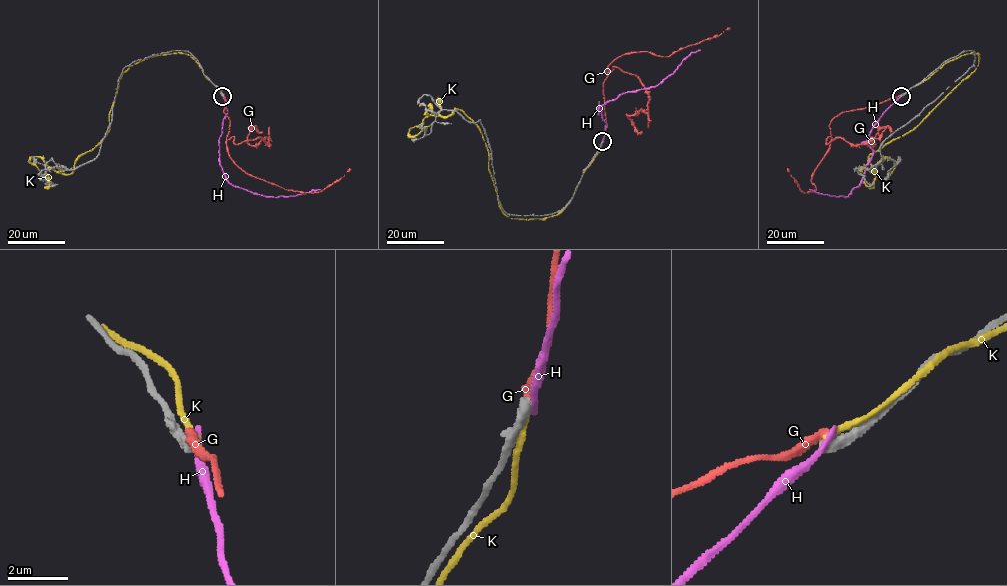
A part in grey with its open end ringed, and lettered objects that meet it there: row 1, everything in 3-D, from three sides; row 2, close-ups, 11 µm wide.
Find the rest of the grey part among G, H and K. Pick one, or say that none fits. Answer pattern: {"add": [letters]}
{"add": []}

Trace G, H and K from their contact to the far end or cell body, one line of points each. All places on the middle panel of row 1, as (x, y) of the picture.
G: (602, 141), (606, 122), (603, 82), (611, 63), (623, 55), (636, 52), (669, 57), (730, 28)
H: (603, 141), (607, 124), (598, 108), (598, 113), (601, 105), (621, 94), (655, 87), (692, 52), (700, 50)
K: (602, 142), (565, 208), (514, 219), (499, 204), (479, 128), (455, 110), (428, 115), (408, 133), (430, 125)

